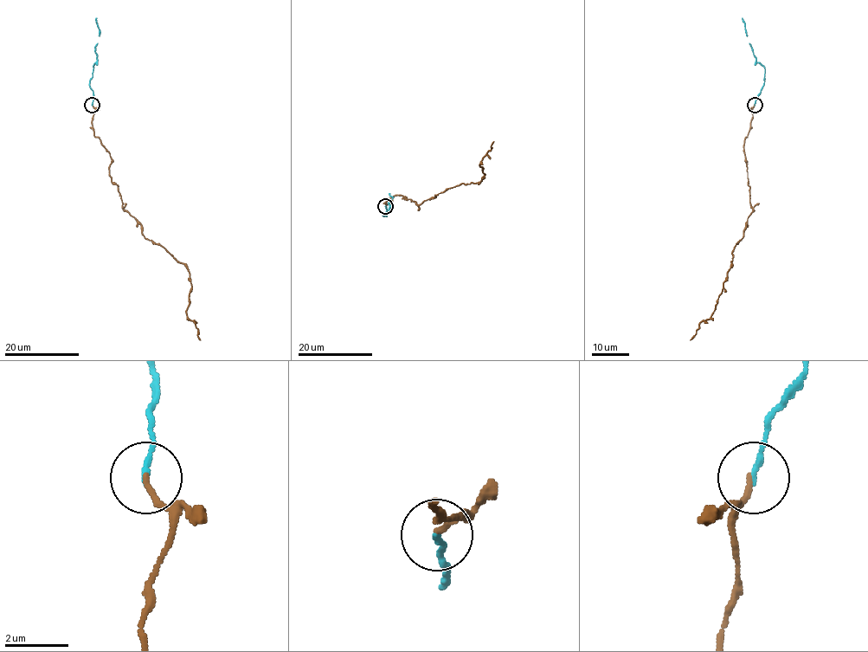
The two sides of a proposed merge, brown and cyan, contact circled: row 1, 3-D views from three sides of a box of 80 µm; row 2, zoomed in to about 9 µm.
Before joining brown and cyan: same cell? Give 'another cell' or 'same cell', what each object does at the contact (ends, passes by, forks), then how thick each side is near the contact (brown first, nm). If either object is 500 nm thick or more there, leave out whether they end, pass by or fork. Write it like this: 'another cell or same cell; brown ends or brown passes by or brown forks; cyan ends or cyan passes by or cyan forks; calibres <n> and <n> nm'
same cell; brown ends; cyan ends; calibres 160 and 170 nm

